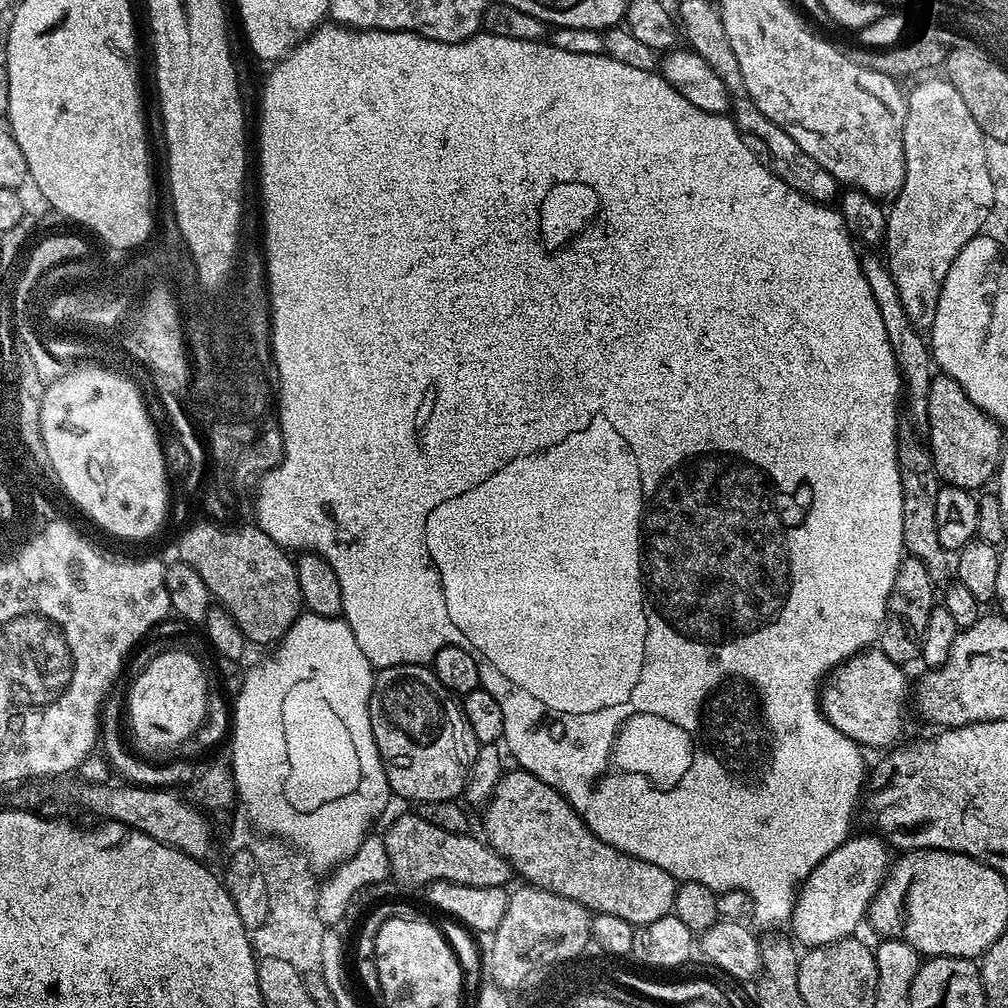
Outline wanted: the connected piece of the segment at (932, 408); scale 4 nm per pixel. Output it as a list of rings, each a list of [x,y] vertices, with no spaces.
[[[943,374],[933,375],[929,390],[929,434],[926,437],[934,462],[938,465],[941,481],[953,488],[977,490],[991,481],[1000,464],[1000,451],[1006,443],[1001,425],[974,406],[954,378]]]

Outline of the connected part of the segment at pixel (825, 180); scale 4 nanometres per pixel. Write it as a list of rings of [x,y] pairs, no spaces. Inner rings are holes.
[[[744,94],[739,96],[737,100],[736,97],[734,100],[736,127],[740,129],[745,137],[751,138],[757,145],[760,143],[764,147],[765,153],[763,152],[763,155],[766,157],[766,163],[775,176],[782,178],[782,182],[786,182],[786,186],[792,189],[793,192],[801,192],[809,200],[816,200],[819,204],[828,204],[835,201],[838,196],[838,183],[835,177],[831,176],[826,169],[823,169],[808,154],[804,153],[802,147],[798,146],[798,143],[794,142],[789,134],[779,129],[774,122],[768,121],[755,108],[754,102],[748,96]]]

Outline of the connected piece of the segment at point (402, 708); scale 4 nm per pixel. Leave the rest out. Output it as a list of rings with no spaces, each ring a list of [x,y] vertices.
[[[399,664],[398,666],[379,669],[375,673],[372,682],[370,726],[374,730],[374,742],[378,746],[378,754],[384,763],[384,773],[388,779],[388,787],[395,795],[397,792],[404,800],[420,800],[419,803],[421,805],[426,805],[430,802],[438,802],[439,800],[456,800],[463,793],[466,782],[468,781],[468,775],[472,769],[472,758],[474,749],[477,747],[477,742],[472,737],[472,731],[468,728],[461,701],[453,693],[449,692],[446,686],[442,686],[442,682],[437,678],[431,667],[422,664]]]

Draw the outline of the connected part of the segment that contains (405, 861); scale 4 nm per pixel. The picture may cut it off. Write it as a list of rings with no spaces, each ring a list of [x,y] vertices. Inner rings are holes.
[[[416,814],[416,816],[400,816],[392,825],[388,828],[388,833],[383,833],[382,839],[385,844],[385,850],[388,852],[389,862],[391,864],[391,871],[398,874],[404,880],[409,880],[412,884],[421,884],[421,886],[427,886],[434,883],[435,880],[445,880],[446,882],[458,882],[462,886],[498,886],[499,888],[505,887],[509,882],[508,879],[513,879],[514,869],[511,864],[508,863],[508,859],[502,854],[498,854],[498,850],[494,850],[492,845],[485,842],[479,835],[472,836],[473,834],[465,834],[459,832],[458,834],[450,834],[446,830],[438,830],[438,826],[434,826],[430,822],[424,820],[423,815]]]

